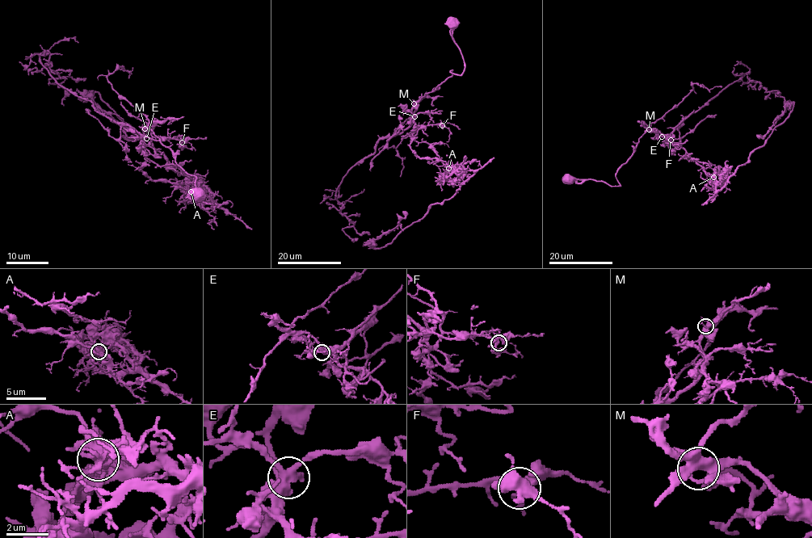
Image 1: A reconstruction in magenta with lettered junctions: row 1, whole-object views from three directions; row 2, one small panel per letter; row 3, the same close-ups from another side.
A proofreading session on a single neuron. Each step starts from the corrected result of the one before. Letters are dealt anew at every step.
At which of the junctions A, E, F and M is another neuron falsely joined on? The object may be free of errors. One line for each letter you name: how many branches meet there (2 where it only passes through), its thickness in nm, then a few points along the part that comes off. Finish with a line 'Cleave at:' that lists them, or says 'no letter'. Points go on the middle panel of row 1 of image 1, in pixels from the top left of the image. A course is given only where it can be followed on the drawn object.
A: 7 branches meet; 440 nm thick; foreign part runs (448, 168), (460, 170), (464, 175), (452, 196), (433, 203), (403, 229), (397, 226), (362, 245)
Cleave at: A

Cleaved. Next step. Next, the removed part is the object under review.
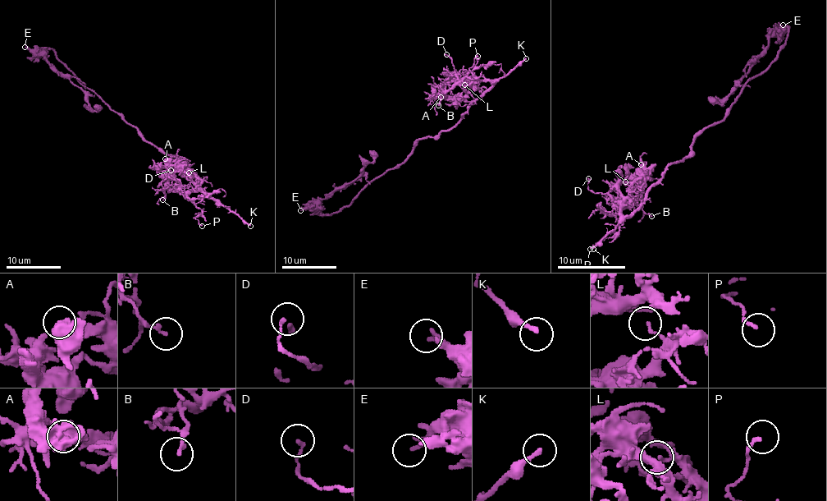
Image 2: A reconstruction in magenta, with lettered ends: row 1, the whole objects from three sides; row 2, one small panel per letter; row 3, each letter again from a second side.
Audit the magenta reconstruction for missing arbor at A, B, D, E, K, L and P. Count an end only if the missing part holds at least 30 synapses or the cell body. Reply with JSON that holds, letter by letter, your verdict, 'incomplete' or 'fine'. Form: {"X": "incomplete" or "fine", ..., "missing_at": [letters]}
{"A": "fine", "B": "fine", "D": "fine", "E": "fine", "K": "incomplete", "L": "fine", "P": "fine", "missing_at": ["K"]}

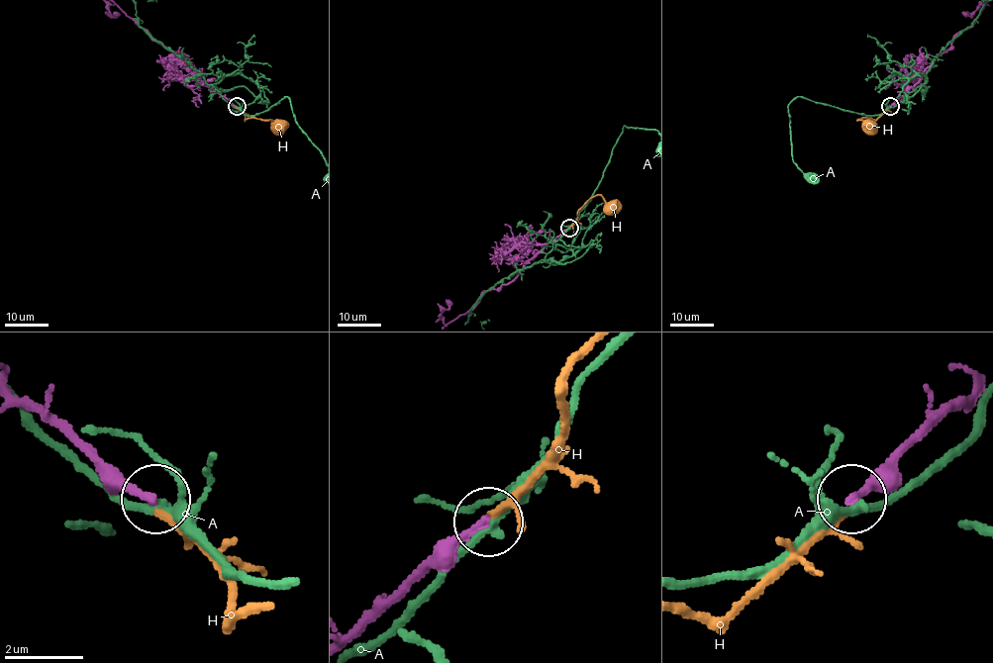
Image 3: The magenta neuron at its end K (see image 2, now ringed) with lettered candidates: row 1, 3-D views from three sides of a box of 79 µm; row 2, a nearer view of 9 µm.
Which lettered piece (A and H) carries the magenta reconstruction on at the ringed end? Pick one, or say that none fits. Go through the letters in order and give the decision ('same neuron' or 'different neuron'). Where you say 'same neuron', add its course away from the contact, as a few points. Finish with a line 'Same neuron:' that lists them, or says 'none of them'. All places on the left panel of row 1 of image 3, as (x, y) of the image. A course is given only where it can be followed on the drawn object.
A: different neuron
H: different neuron
Same neuron: none of them

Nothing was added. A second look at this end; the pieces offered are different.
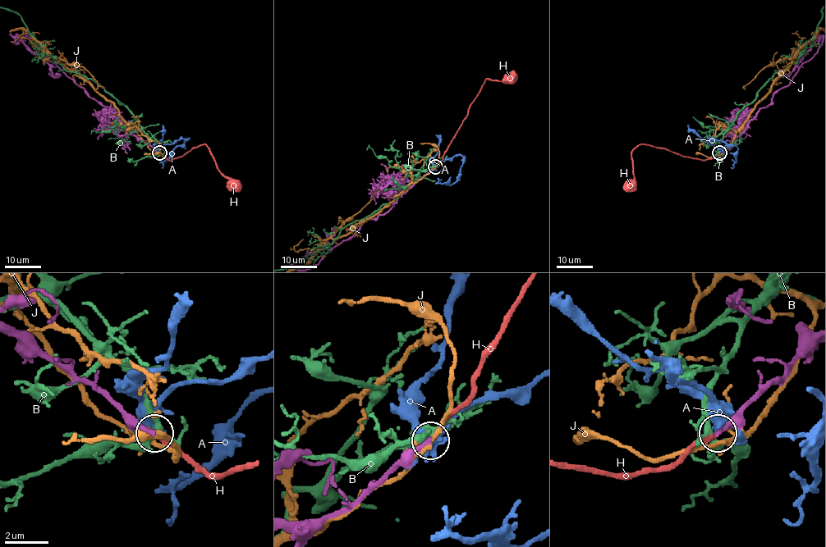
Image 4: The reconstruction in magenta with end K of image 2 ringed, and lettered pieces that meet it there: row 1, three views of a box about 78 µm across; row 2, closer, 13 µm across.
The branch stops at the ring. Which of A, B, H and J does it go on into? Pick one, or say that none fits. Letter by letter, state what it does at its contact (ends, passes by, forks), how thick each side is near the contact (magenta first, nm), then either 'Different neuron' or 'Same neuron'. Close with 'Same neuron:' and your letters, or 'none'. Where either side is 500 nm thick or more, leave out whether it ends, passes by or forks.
A: It forks there. Thickness 480 nm (magenta) against 420 nm. Different neuron
B: It forks there. Thickness 200 nm (magenta) against 280 nm. Different neuron
H: It ends there. Thickness 220 nm (magenta) against 220 nm. Same neuron
J: Thickness 500 nm (magenta) against 140 nm. Different neuron
Same neuron: H

